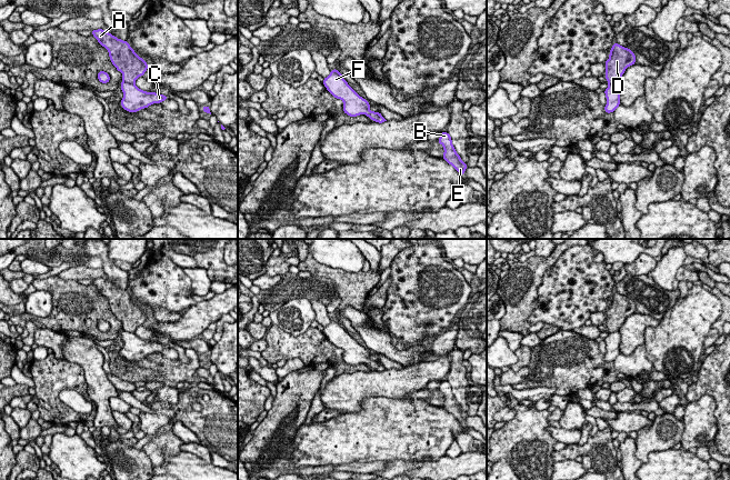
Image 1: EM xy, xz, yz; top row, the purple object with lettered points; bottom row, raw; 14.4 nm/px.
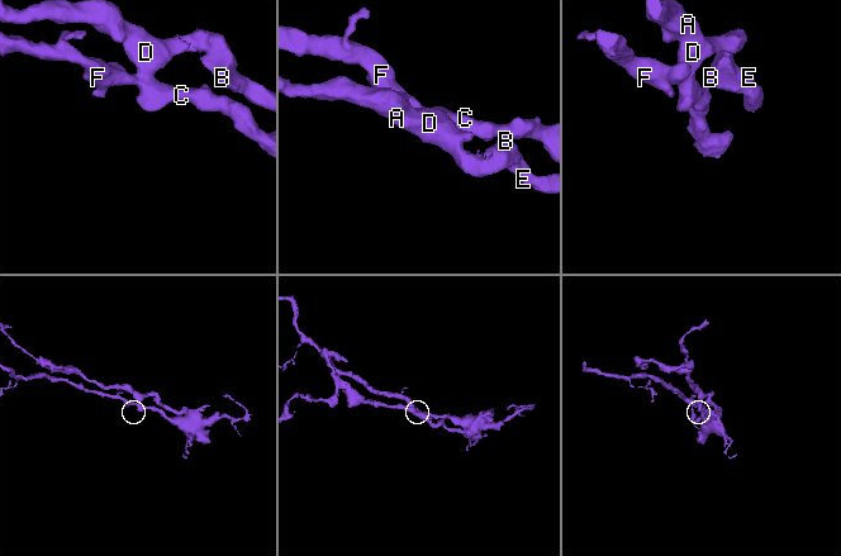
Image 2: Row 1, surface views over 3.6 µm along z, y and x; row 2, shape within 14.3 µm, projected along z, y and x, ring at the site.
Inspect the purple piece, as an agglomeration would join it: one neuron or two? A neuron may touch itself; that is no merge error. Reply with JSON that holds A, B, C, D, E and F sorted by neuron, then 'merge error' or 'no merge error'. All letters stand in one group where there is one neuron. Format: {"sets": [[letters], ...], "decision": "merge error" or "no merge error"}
{"sets": [["A", "B", "D", "E"], ["C", "F"]], "decision": "merge error"}

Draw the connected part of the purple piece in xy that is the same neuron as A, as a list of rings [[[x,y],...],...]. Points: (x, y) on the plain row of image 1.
[[[103,278],[92,279],[92,284],[108,299],[112,313],[122,322],[123,331],[134,332],[144,323],[148,313],[134,301],[128,290],[118,288]]]

